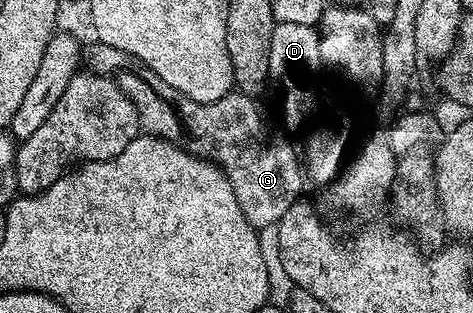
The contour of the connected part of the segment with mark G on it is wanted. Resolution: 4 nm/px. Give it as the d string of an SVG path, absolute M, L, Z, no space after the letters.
M92 42L86 48L86 68L98 76L108 76L134 102L138 110L140 127L147 135L161 136L174 146L186 150L191 156L209 160L216 164L226 174L230 186L234 186L234 194L238 198L238 206L242 206L242 214L257 230L271 229L279 224L282 214L290 210L296 201L301 199L300 192L306 185L306 176L302 171L302 160L298 155L298 148L288 144L288 140L272 125L272 120L260 109L260 100L245 96L239 90L227 92L218 102L194 102L194 98L186 98L186 94L178 94L174 86L162 82L150 66L146 66L134 54L126 50L114 50L114 46L106 46L99 42Z

